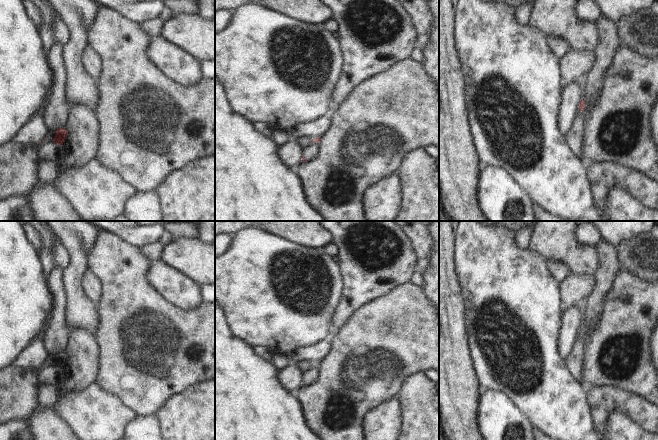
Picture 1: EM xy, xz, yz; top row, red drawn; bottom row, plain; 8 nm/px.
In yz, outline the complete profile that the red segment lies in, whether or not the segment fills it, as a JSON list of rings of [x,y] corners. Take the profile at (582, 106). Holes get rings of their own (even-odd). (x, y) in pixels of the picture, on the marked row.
[[[601,17],[596,23],[597,61],[593,69],[584,77],[584,98],[580,100],[579,111],[591,113],[598,104],[604,87],[604,74],[614,61],[621,48],[622,38],[619,27]]]

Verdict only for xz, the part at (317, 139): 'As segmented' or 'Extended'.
Extended

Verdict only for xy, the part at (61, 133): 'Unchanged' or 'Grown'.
Grown

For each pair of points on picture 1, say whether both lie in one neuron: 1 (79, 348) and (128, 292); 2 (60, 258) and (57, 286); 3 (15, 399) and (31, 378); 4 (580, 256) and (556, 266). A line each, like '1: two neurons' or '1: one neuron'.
1: two neurons
2: two neurons
3: one neuron
4: two neurons

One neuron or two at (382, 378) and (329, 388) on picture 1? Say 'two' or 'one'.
one

